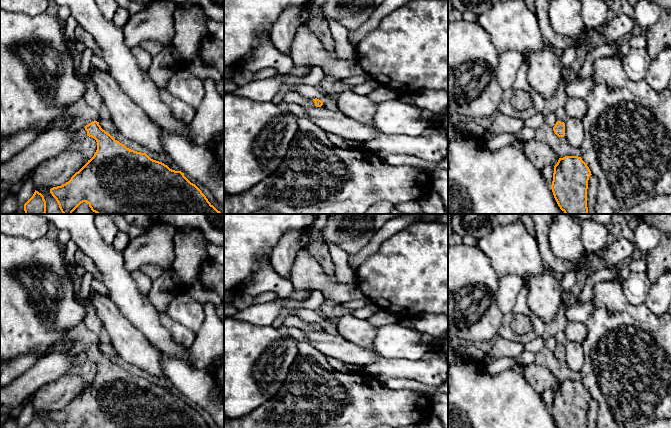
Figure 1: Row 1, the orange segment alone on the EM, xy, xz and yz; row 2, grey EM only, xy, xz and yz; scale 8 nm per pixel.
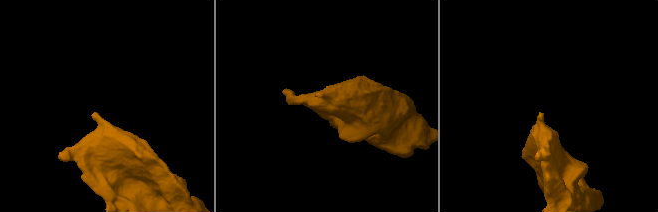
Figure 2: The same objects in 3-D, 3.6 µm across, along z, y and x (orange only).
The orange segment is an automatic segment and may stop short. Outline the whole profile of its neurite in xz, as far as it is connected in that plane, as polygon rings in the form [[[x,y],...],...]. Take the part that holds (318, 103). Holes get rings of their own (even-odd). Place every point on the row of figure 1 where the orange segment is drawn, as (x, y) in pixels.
[[[289,90],[288,92],[286,92],[286,94],[283,97],[283,104],[285,105],[296,104],[305,108],[313,108],[313,107],[323,106],[323,101],[317,98],[309,99],[303,97],[297,92]]]

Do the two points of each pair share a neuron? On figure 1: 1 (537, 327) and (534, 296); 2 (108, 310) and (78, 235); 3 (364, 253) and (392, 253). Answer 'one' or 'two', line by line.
1: two
2: two
3: two

